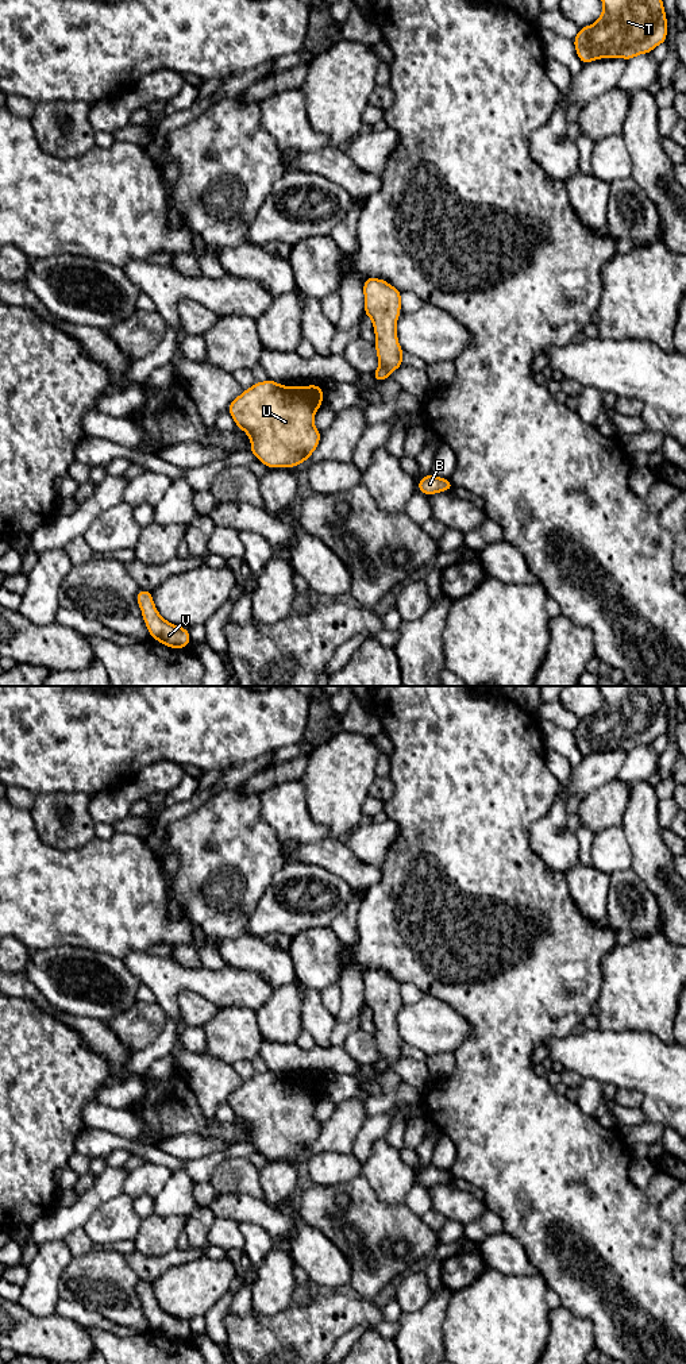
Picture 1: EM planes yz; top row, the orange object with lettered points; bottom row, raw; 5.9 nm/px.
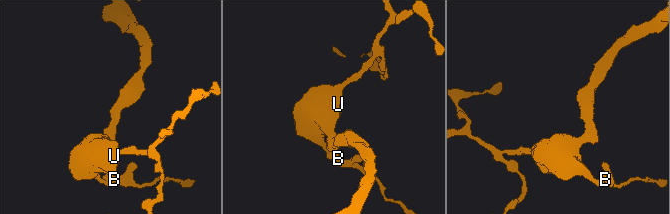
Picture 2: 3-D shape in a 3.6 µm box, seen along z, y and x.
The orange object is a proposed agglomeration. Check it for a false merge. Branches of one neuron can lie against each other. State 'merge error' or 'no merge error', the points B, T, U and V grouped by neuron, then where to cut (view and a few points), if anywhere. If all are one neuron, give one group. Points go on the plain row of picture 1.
no merge error; groups B T U V; cut none

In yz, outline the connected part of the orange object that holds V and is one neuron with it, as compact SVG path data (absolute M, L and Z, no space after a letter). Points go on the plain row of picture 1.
M139 1280L136 1294L150 1329L173 1341L188 1340L190 1336L189 1321L166 1313L157 1302L151 1283Z

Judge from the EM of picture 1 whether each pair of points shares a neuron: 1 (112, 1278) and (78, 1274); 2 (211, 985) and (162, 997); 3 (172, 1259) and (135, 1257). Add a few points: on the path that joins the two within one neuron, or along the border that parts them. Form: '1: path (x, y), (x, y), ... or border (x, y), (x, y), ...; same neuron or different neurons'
1: path (104, 1278), (87, 1278); same neuron
2: path (199, 982), (177, 982), (174, 985); same neuron
3: path (162, 1263), (145, 1263); same neuron

